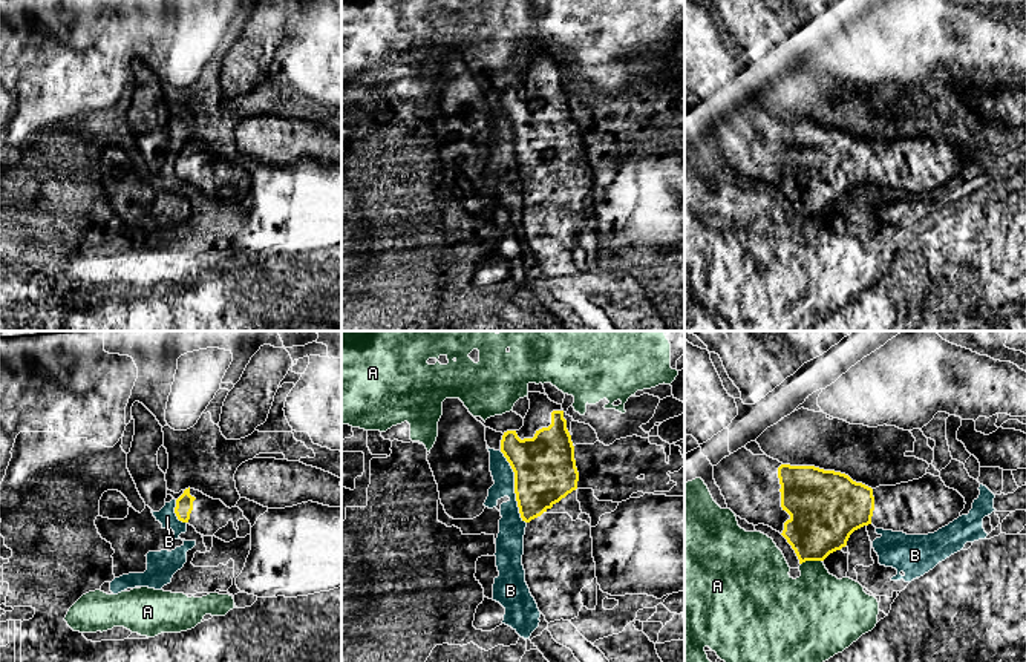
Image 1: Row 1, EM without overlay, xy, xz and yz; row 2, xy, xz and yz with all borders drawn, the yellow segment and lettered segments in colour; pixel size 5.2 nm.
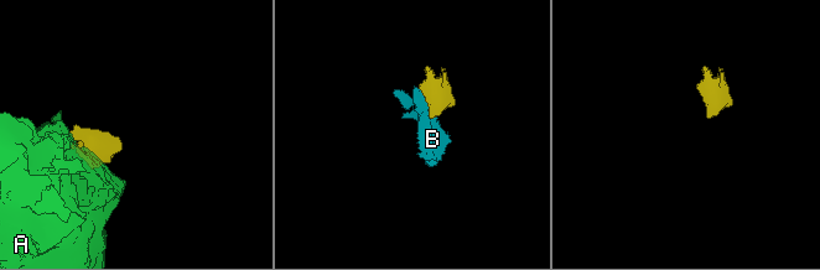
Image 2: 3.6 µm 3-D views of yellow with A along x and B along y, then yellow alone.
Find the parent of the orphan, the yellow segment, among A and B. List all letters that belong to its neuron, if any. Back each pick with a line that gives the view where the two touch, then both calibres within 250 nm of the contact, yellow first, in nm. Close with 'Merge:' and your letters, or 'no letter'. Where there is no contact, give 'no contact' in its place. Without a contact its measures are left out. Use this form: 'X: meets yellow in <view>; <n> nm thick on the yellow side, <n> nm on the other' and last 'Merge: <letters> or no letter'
Merge: no letter

